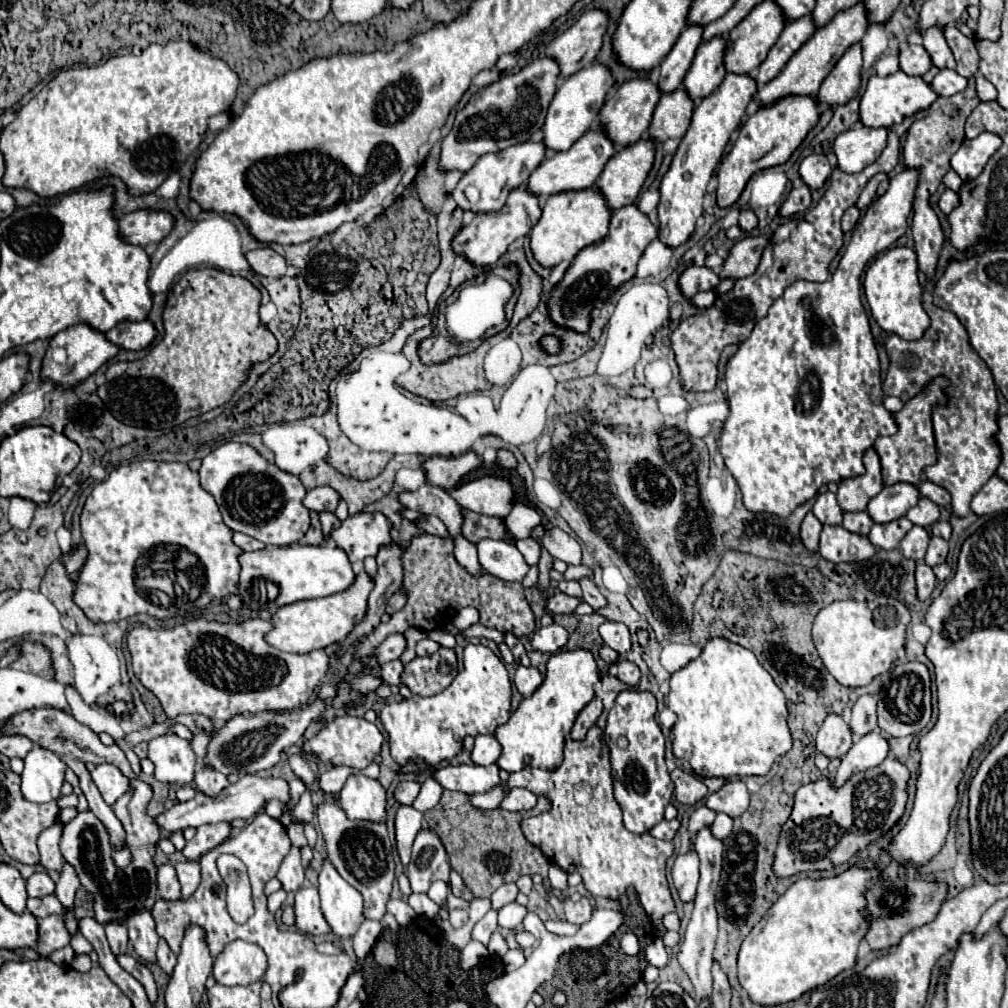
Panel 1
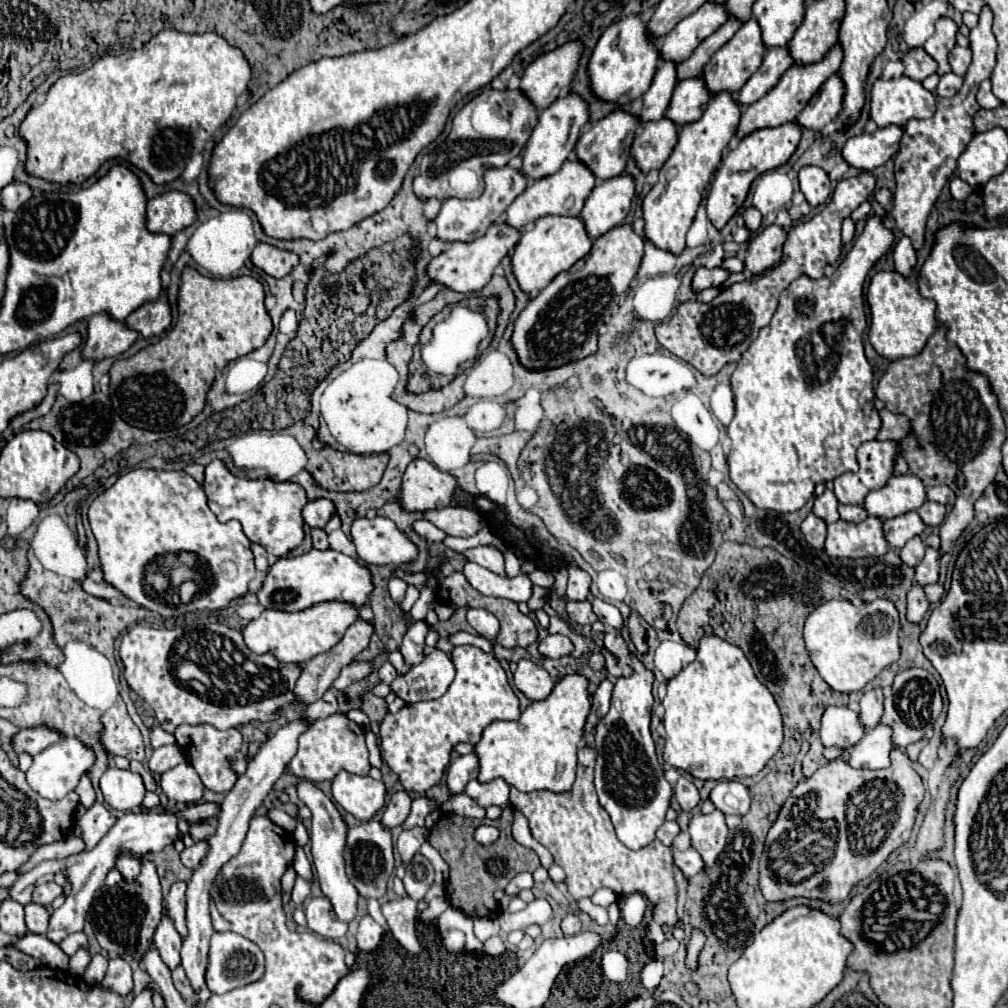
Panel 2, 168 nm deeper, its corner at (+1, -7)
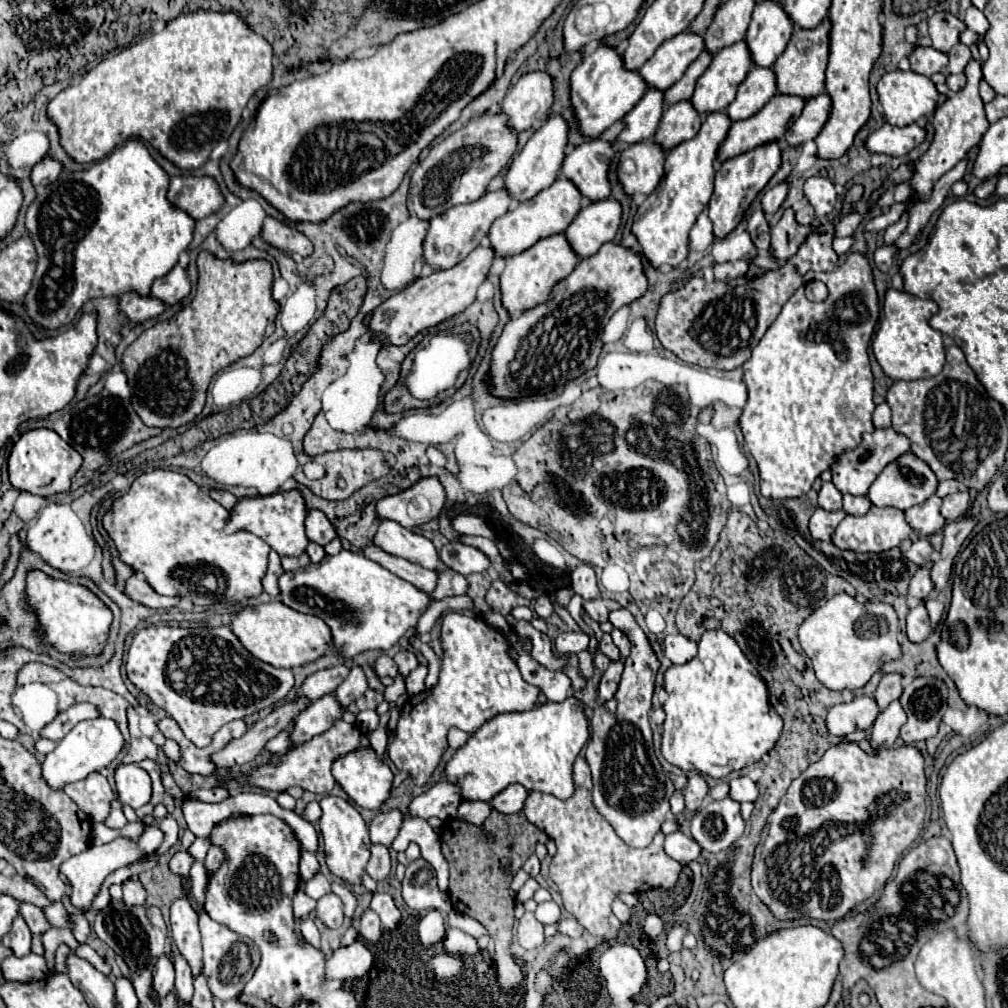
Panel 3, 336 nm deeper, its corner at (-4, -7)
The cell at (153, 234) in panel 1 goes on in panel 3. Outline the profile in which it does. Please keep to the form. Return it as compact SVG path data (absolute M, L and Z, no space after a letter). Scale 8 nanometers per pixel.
M179 175L171 179L169 199L193 219L203 219L225 205L225 197L213 177Z

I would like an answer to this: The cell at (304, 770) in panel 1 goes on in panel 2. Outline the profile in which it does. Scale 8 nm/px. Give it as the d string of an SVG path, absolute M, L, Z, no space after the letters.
M300 779L298 781L298 797L312 811L310 843L312 843L312 857L314 857L314 867L316 867L316 873L318 873L320 889L322 889L324 897L330 901L334 915L340 921L350 923L356 917L356 911L358 911L358 907L356 907L358 891L350 885L350 881L344 873L342 851L344 851L344 845L346 845L346 823L342 821L336 805L314 783L306 783L306 779Z

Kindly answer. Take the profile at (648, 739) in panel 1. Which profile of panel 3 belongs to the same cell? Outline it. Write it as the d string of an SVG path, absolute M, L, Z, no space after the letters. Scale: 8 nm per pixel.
M627 609L613 611L609 621L629 637L631 655L625 659L625 671L615 697L603 705L595 705L595 713L589 723L591 739L587 743L585 761L593 777L595 809L611 823L615 833L629 847L647 847L665 821L669 813L669 797L675 791L671 779L655 757L647 715L651 709L659 659L647 635Z

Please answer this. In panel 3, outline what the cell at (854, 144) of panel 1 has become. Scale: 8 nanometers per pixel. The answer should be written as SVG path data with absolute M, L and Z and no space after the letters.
M885 123L881 129L877 129L867 137L865 145L873 153L887 153L891 157L897 157L897 155L907 155L911 149L923 143L925 135L927 131L917 123L911 123L907 127L895 127Z

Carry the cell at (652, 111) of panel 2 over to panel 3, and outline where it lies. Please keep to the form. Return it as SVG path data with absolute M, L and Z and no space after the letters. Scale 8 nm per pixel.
M649 89L639 99L639 103L623 117L625 129L617 135L615 143L633 145L633 143L649 141L659 127L661 115L663 115L663 93Z

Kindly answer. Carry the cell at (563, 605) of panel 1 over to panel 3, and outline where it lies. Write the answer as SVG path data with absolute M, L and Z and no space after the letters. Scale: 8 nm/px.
M591 599L591 601L585 601L583 603L583 609L587 611L587 615L597 621L597 623L605 623L609 619L609 613L615 611L615 609L621 609L621 605L617 601L611 601L611 599Z

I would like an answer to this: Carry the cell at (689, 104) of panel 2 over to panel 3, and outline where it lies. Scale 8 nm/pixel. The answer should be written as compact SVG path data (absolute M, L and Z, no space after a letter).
M679 101L665 107L653 143L659 143L663 151L677 147L679 143L693 139L701 127L701 115L693 109L691 101Z

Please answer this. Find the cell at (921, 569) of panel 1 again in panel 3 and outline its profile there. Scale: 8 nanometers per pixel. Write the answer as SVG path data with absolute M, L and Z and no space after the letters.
M915 605L913 609L909 609L907 615L907 637L913 643L921 643L929 637L931 633L931 625L929 625L929 615L925 605Z

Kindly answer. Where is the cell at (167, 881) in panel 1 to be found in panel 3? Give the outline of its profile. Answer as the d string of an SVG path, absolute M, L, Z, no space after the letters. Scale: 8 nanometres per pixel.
M179 951L169 953L169 959L175 965L175 993L179 995L179 999L183 999L183 1003L191 1003L191 991L193 991L193 977L191 977L191 969L187 965L187 961L179 955Z

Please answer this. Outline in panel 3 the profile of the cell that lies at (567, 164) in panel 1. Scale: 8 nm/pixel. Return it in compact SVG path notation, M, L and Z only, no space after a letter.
M557 179L551 187L543 189L533 199L517 203L513 211L509 209L489 229L489 245L495 253L495 257L519 255L525 249L533 247L539 239L545 239L545 237L551 237L555 233L565 231L571 225L571 221L575 219L575 215L579 213L581 201L583 201L583 197L579 195L579 189L571 181Z

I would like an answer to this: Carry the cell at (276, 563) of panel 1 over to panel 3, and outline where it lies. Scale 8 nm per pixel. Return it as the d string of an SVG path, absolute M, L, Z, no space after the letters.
M341 551L339 555L325 557L307 569L289 571L279 577L281 601L299 613L311 613L323 619L331 629L331 649L341 657L351 659L369 649L391 649L405 631L413 629L425 613L431 595L417 589L413 583L383 569L379 563L363 557L361 553Z

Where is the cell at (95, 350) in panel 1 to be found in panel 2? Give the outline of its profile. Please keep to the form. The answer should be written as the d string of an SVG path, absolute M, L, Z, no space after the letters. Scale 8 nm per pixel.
M104 313L88 319L88 337L82 343L82 359L102 361L106 357L118 357L138 339L138 333L128 329L124 323L110 319Z

